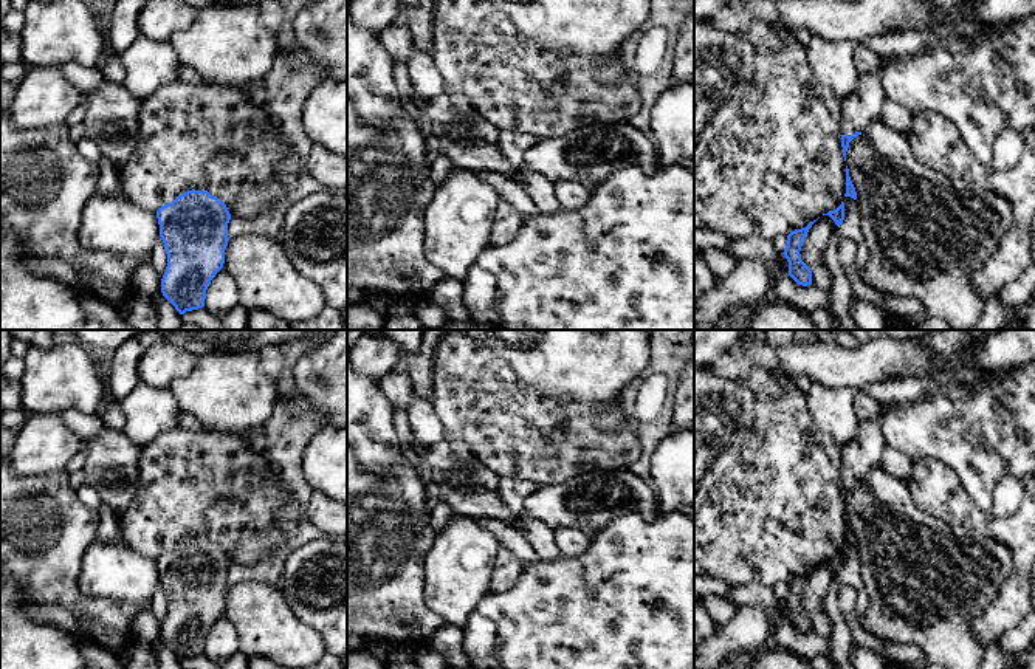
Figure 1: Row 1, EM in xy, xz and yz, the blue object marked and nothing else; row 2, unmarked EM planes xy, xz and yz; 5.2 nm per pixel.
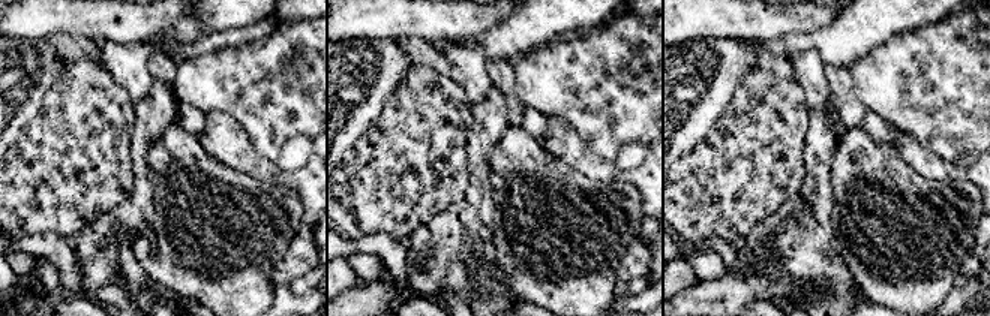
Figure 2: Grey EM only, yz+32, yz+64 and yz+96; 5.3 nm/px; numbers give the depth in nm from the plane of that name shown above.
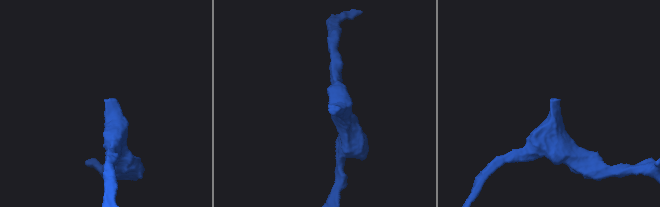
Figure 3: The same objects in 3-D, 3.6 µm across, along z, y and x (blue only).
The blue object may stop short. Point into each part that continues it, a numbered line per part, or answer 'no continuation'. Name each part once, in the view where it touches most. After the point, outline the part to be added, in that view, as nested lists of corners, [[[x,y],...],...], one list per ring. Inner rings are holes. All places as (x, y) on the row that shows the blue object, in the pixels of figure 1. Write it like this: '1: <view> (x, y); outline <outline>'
1: yz (863, 106); outline [[[882,57],[882,68],[879,71],[860,74],[855,90],[841,101],[843,135],[865,132],[871,122],[882,119],[882,105],[886,96],[880,77],[888,62],[889,57]]]

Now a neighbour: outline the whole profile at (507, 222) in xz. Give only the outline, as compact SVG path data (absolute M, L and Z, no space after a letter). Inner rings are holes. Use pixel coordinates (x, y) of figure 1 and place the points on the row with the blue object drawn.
M500 200L488 245L504 245L511 242L518 235L522 220L524 217L510 203Z

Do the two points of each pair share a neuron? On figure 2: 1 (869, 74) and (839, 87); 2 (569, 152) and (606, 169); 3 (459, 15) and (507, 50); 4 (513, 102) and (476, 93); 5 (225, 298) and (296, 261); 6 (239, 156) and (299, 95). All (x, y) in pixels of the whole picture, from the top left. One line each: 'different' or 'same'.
1: different
2: same
3: different
4: different
5: different
6: different

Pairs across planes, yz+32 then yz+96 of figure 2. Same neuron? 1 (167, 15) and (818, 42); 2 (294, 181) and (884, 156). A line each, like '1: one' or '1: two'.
1: two
2: two

